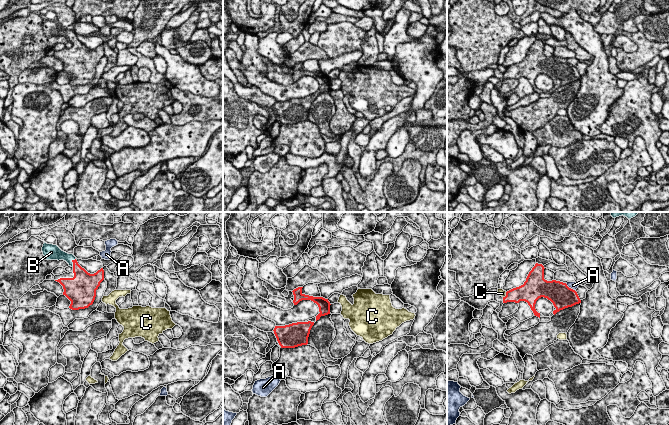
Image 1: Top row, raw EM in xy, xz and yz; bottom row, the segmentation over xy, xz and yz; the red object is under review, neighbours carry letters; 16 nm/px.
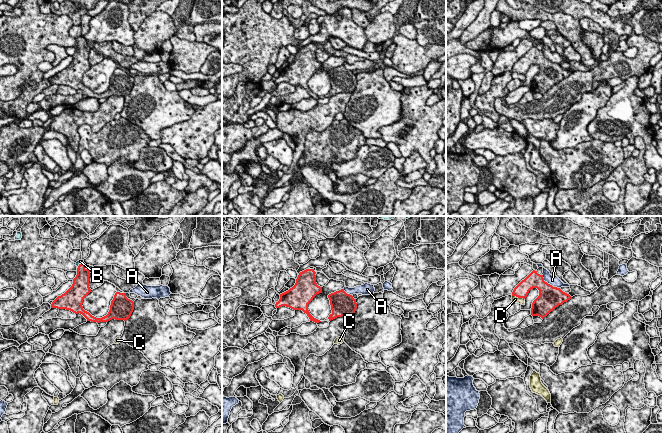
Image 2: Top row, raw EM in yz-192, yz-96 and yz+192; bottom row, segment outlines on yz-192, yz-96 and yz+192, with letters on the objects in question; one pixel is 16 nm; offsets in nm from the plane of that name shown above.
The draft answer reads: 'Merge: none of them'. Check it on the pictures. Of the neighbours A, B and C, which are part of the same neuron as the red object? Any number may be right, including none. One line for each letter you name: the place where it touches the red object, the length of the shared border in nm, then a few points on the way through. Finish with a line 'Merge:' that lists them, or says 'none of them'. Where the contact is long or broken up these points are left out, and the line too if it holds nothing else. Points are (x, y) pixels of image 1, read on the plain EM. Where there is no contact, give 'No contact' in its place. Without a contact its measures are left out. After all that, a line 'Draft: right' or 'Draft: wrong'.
B: Touches red at xy (72, 37). Shared border 150 nm. Path across: xy (80, 50), (72, 37), (65, 32), (58, 31)
Merge: B
Draft: wrong

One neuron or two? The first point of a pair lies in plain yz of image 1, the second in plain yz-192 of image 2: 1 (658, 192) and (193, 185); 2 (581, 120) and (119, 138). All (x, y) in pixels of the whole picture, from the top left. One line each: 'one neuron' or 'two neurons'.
1: two neurons
2: two neurons

